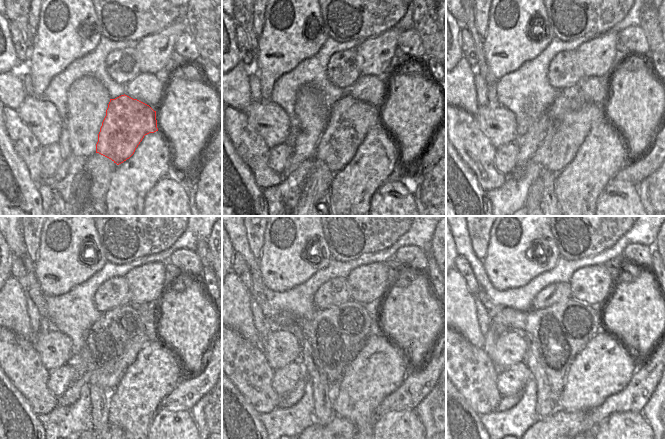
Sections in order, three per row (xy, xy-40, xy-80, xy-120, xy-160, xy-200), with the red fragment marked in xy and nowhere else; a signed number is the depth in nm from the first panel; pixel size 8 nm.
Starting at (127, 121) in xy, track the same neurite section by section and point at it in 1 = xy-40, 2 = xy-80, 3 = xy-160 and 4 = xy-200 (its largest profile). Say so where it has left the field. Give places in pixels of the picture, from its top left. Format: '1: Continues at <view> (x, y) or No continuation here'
1: Continues at xy-40 (350, 120)
2: Continues at xy-80 (556, 151)
3: Continues at xy-160 (286, 401)
4: Continues at xy-200 (506, 403)

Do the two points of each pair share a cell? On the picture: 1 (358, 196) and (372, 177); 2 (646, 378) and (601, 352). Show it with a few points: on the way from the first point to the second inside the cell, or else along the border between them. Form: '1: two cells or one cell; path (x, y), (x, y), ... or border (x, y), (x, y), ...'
1: one cell; path (358, 191), (367, 182)
2: two cells; border (638, 365), (630, 381), (621, 391)

